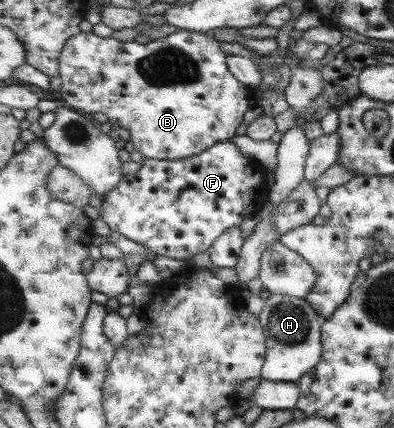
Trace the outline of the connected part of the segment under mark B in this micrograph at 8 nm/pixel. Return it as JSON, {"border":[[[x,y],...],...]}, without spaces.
{"border":[[[80,32],[66,42],[59,60],[62,101],[87,116],[104,113],[111,123],[118,123],[130,131],[134,149],[146,158],[187,158],[200,155],[217,143],[231,140],[242,125],[244,113],[255,105],[252,87],[238,81],[229,70],[228,55],[220,49],[220,42],[202,32],[173,32],[146,44]]]}

